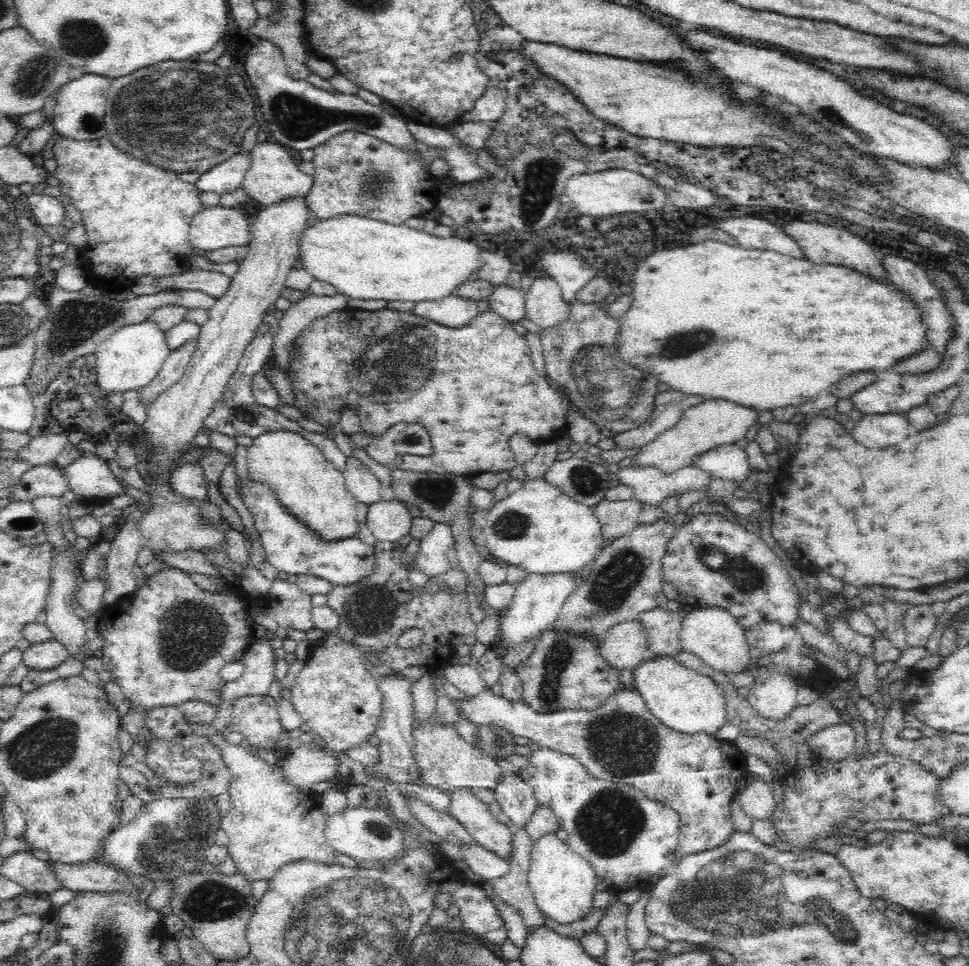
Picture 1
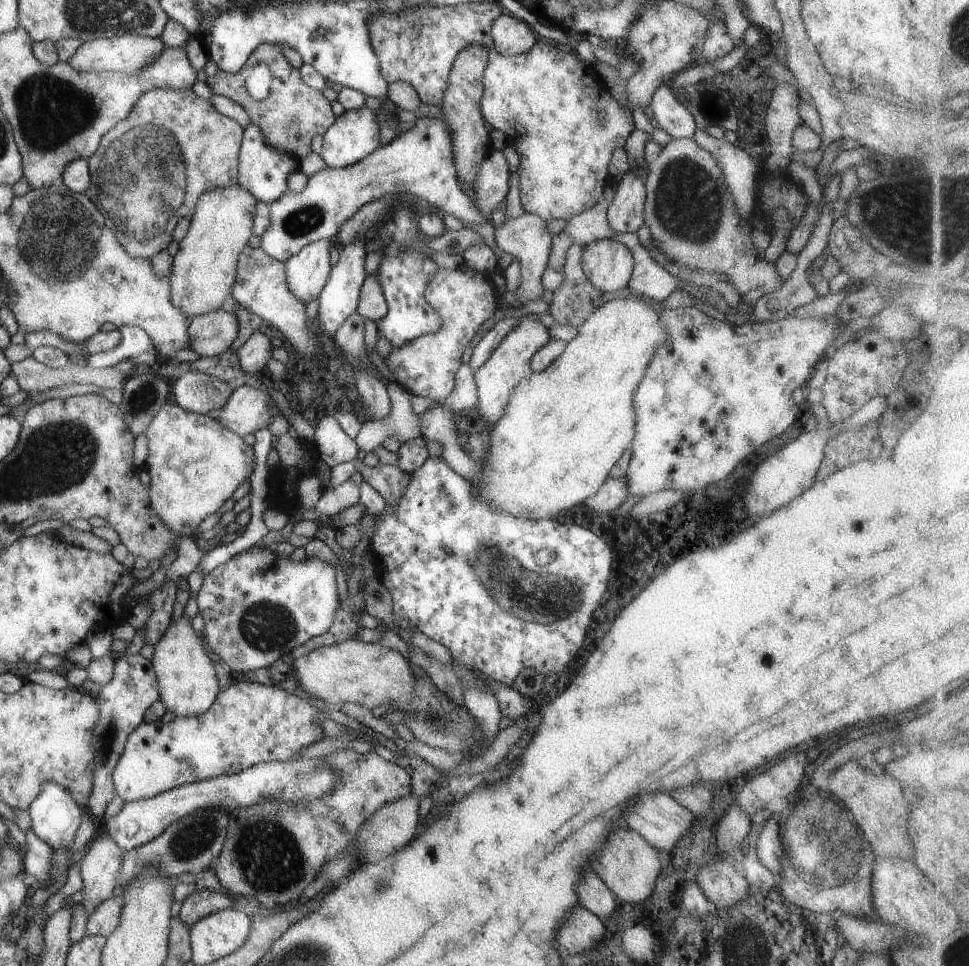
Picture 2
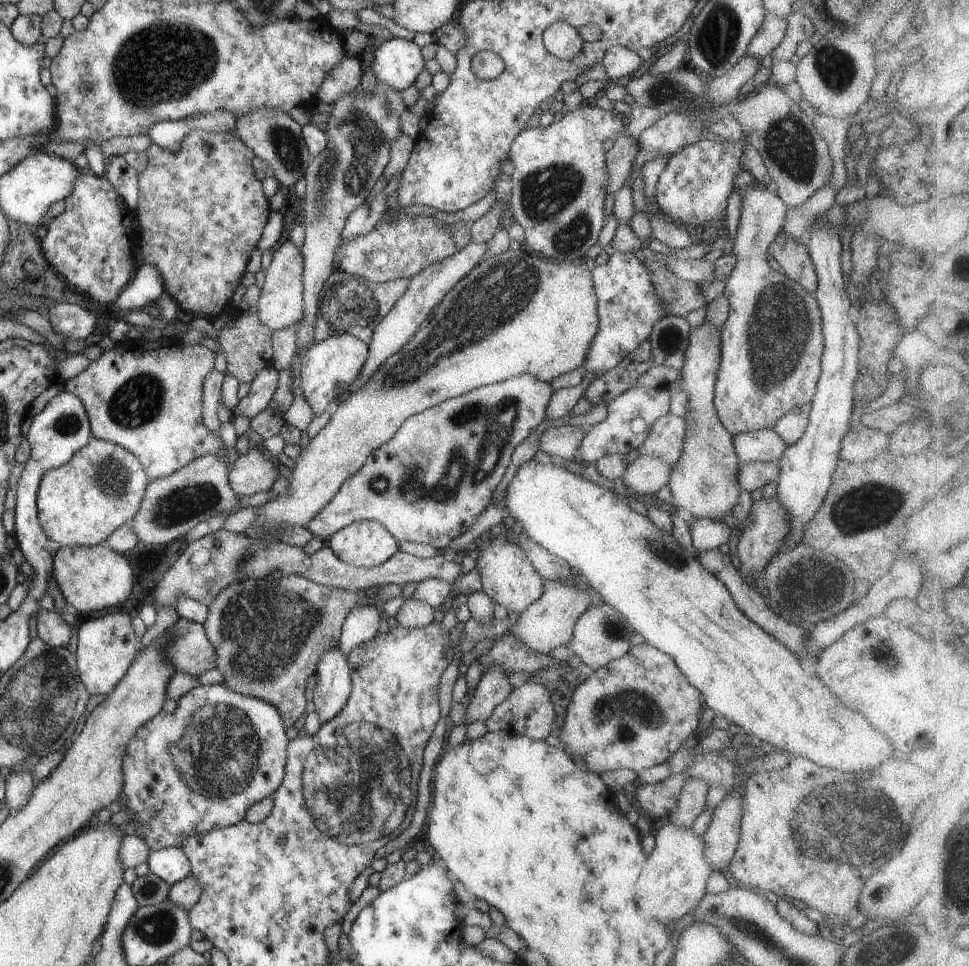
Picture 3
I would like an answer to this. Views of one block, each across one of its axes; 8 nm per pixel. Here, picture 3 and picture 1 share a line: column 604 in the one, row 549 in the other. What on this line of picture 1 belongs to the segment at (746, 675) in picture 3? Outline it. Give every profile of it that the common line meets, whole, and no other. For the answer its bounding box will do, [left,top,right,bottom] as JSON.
[480,479,605,575]

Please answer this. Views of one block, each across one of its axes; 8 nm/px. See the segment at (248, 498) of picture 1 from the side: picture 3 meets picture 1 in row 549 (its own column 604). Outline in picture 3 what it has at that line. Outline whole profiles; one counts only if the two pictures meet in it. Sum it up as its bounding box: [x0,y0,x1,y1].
[580,251,665,377]

